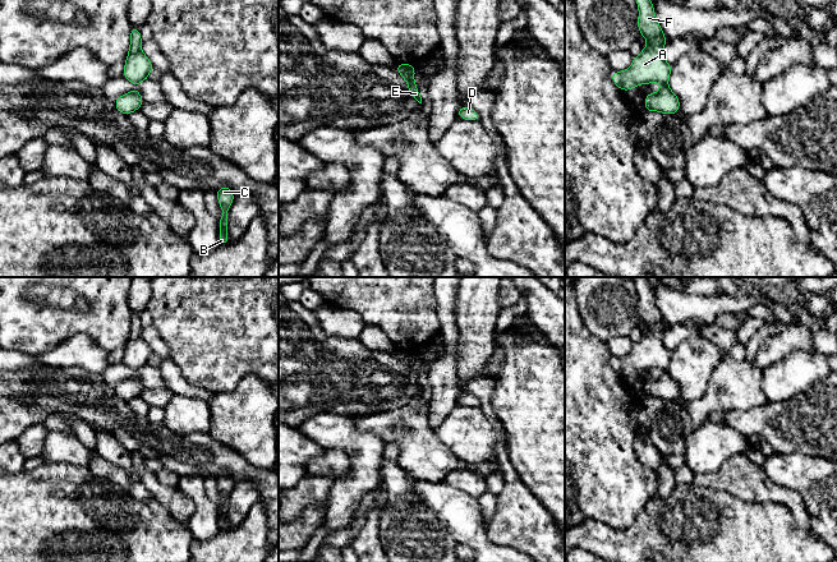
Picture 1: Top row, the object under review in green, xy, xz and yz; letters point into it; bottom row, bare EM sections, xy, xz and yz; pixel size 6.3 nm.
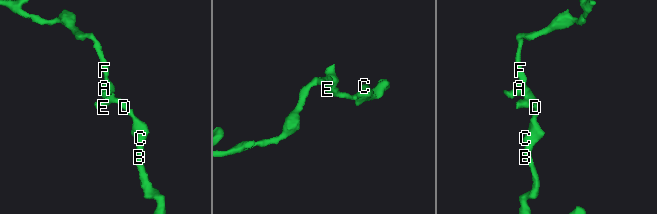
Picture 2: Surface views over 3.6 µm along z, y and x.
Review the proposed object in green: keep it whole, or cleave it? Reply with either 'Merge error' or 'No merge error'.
No merge error

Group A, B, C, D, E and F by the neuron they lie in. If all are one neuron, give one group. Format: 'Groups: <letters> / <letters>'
Groups: A B C D E F

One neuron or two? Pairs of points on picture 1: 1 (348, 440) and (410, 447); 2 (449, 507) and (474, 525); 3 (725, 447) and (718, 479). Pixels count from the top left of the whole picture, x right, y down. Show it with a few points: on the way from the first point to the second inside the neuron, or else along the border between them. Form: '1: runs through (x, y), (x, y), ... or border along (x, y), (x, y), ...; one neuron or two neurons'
1: border along (359, 429), (377, 434), (385, 445); two neurons
2: runs through (455, 510), (468, 523); one neuron
3: border along (743, 452), (732, 455), (717, 470), (695, 475); two neurons

